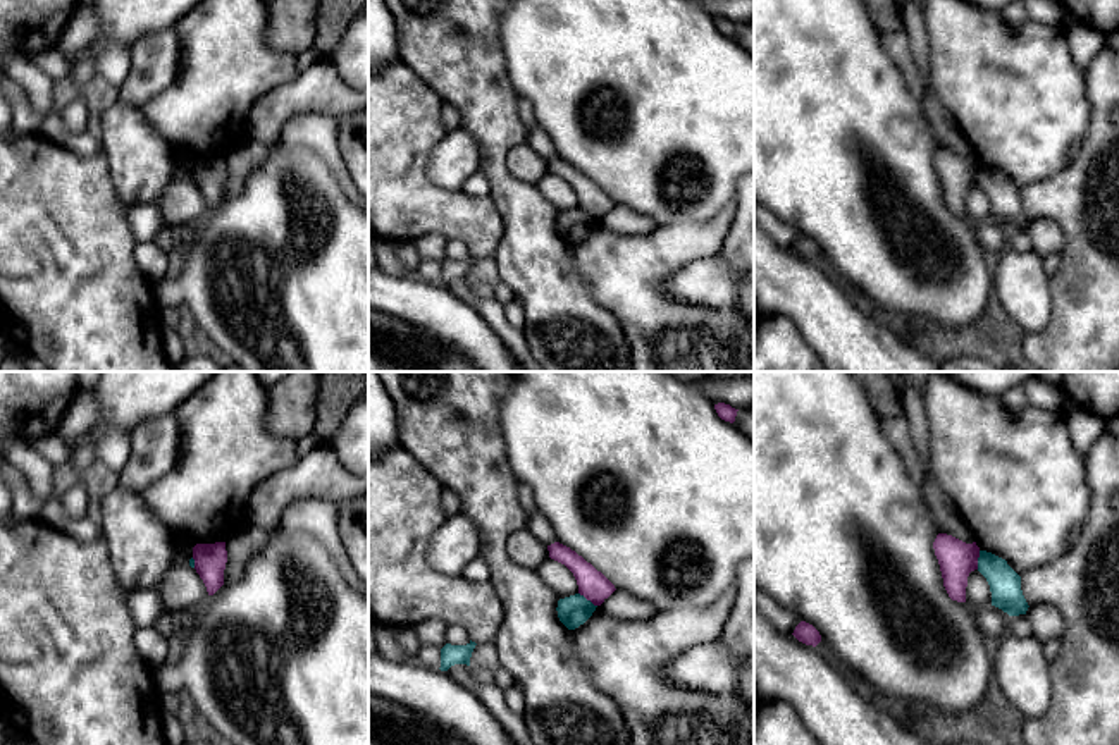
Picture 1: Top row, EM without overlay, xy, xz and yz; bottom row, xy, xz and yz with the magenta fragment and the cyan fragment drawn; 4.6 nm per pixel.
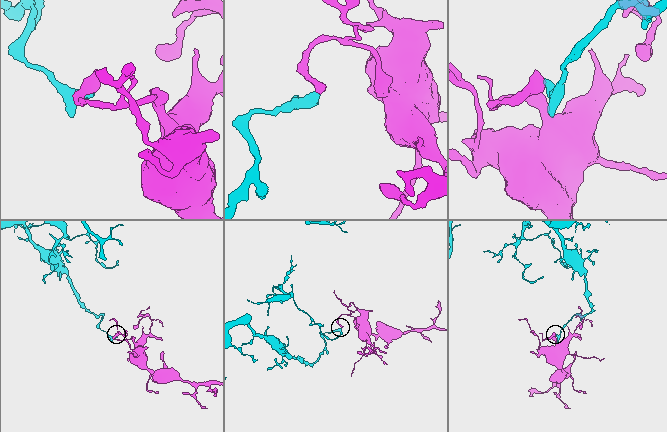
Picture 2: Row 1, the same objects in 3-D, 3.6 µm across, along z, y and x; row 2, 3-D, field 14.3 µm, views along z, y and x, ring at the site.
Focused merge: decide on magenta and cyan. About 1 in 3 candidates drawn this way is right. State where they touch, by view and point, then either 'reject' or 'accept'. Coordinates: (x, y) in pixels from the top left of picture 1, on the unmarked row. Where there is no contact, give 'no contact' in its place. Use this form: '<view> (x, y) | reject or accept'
xz (587, 214) | reject

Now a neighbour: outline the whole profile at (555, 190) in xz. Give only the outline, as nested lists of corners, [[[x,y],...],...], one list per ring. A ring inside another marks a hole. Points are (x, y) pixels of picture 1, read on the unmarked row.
[[[551,172],[541,177],[535,188],[560,213],[578,208],[573,188],[565,179]]]

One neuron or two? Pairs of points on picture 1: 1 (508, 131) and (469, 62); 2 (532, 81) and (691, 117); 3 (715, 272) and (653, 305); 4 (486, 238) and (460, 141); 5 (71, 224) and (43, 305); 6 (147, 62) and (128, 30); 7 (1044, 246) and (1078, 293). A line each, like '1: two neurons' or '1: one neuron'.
1: one neuron
2: one neuron
3: two neurons
4: two neurons
5: one neuron
6: two neurons
7: two neurons

